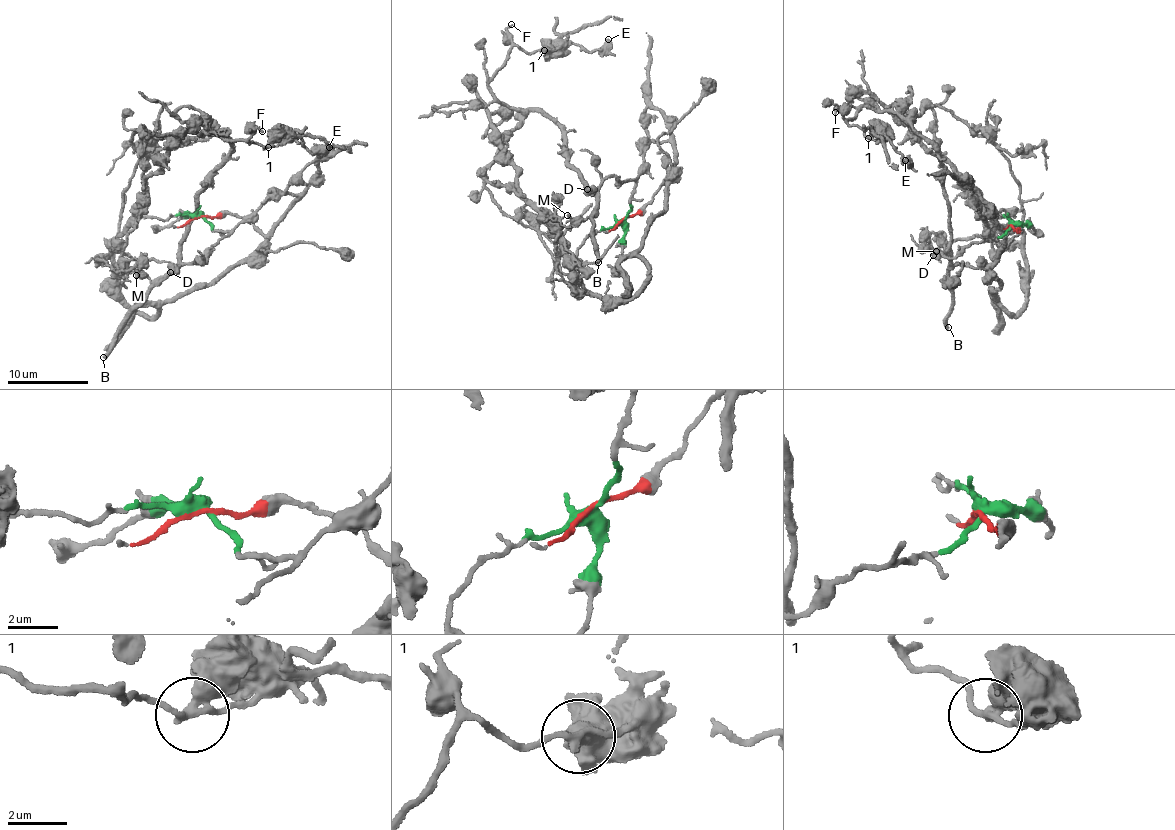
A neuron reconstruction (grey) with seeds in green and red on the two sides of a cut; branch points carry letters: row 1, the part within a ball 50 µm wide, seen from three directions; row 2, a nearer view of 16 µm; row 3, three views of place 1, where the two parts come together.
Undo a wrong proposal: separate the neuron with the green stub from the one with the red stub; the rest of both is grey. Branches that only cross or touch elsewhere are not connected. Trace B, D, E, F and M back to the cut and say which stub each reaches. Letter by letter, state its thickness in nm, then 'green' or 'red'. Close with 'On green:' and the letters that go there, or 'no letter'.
B: 280 nm thick; green
D: 460 nm thick; green
E: 550 nm thick; green
F: 180 nm thick; green
M: 180 nm thick; green
On green: B, D, E, F, M

